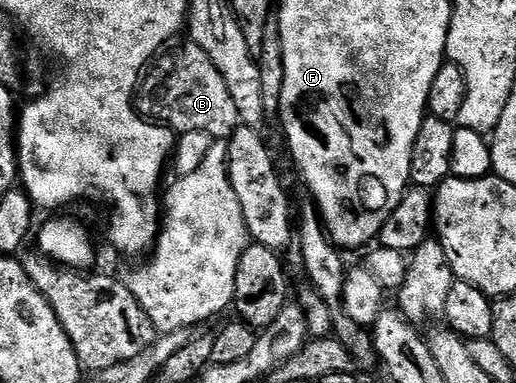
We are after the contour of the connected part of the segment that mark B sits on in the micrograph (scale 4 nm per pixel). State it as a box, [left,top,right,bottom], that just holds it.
[151,45,239,141]

